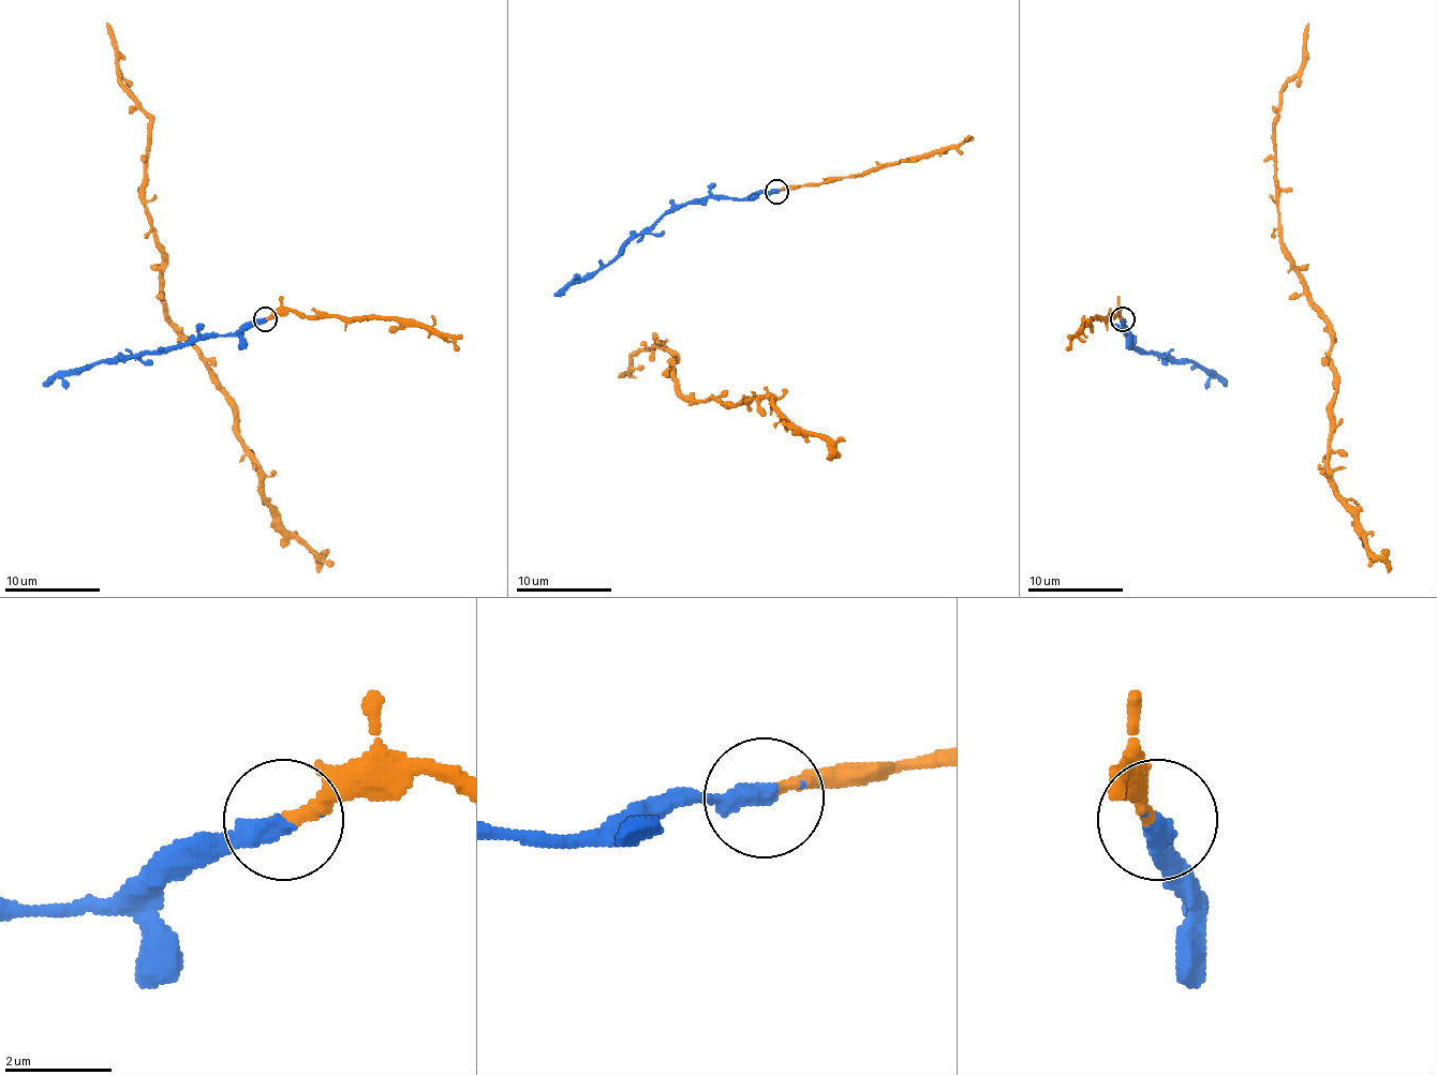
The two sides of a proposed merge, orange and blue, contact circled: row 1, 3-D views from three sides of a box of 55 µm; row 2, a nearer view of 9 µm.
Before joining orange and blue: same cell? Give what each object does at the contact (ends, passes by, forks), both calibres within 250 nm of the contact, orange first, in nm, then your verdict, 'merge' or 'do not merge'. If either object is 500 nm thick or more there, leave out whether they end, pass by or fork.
orange ends there; blue ends there; 220 nm thick on the orange side, 400 nm on the other; merge

